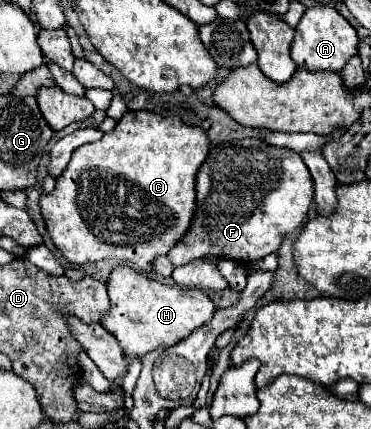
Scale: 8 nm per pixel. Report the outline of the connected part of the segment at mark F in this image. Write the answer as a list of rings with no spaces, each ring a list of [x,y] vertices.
[[[256,138],[214,146],[210,148],[208,158],[196,174],[196,210],[192,224],[180,238],[178,246],[168,252],[168,258],[174,266],[182,266],[206,256],[230,258],[236,262],[262,260],[264,256],[278,252],[282,238],[288,232],[294,232],[302,226],[302,222],[306,220],[306,212],[310,210],[312,196],[314,188],[310,172],[302,162],[300,154],[286,148],[270,146],[266,142],[258,142]]]

